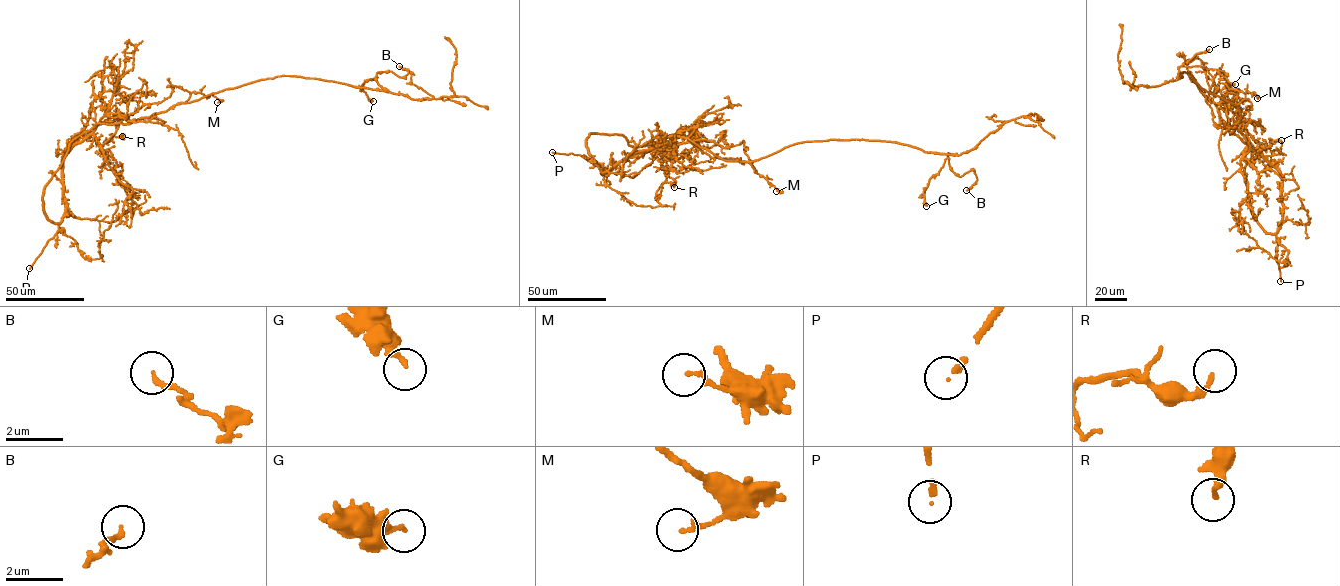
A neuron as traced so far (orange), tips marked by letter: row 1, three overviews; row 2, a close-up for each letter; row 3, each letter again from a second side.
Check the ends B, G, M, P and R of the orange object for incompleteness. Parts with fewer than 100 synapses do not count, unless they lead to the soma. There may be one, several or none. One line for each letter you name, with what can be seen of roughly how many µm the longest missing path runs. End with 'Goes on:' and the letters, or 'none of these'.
P: missing 45 µm
Goes on: P

